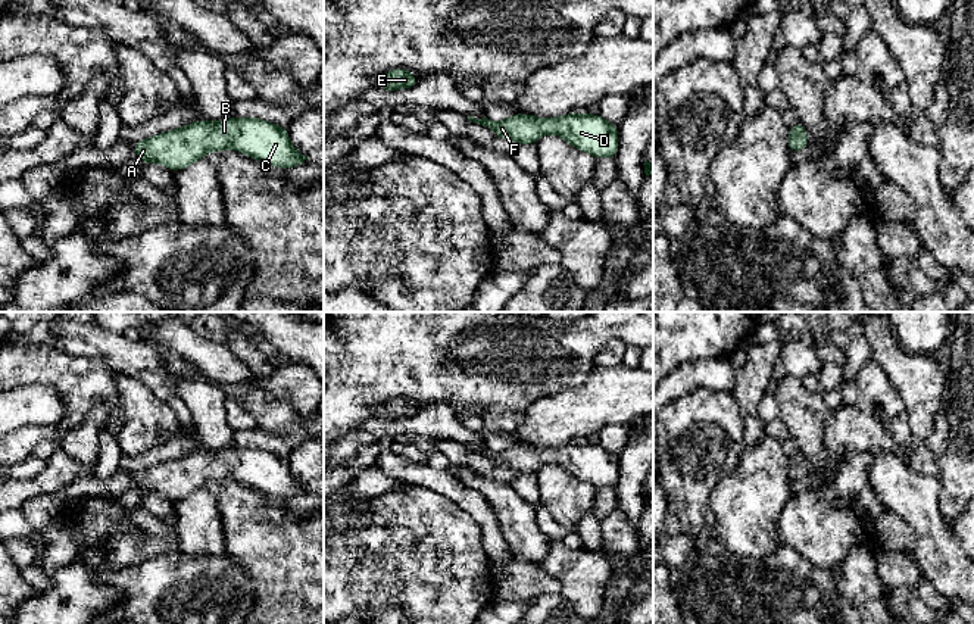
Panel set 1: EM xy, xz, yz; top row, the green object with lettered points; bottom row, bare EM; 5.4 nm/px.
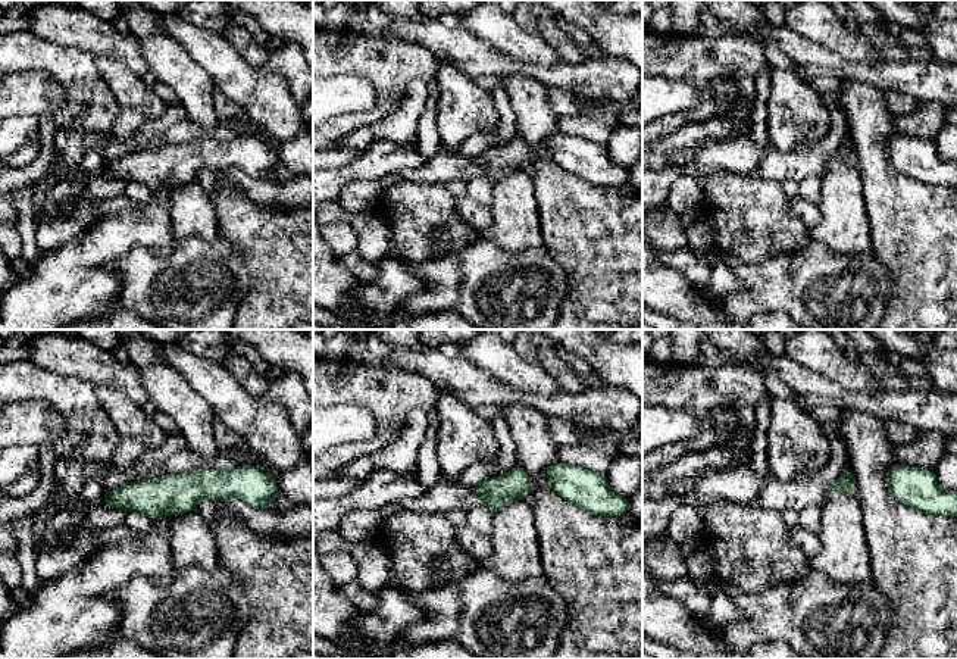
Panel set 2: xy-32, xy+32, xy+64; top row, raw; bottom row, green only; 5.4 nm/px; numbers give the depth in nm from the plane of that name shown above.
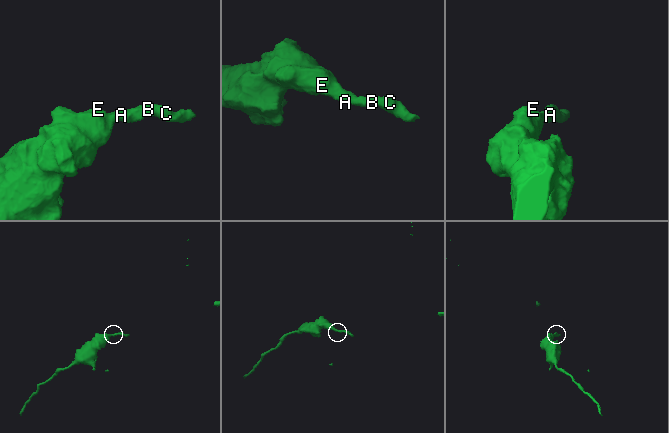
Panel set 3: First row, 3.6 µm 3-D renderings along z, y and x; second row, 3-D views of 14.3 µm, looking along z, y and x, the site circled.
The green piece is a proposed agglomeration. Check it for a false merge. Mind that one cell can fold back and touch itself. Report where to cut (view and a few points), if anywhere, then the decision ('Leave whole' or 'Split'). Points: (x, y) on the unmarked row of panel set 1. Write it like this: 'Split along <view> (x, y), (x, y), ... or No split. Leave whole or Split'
No split. Leave whole

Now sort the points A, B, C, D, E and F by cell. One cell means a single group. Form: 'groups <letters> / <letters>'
groups A B C D E F

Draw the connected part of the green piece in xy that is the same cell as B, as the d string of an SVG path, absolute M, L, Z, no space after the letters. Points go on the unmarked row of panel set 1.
M225 447L213 453L197 450L134 474L138 490L156 492L174 502L206 487L210 480L225 478L278 497L293 497L309 489L291 475L288 458L257 447Z

